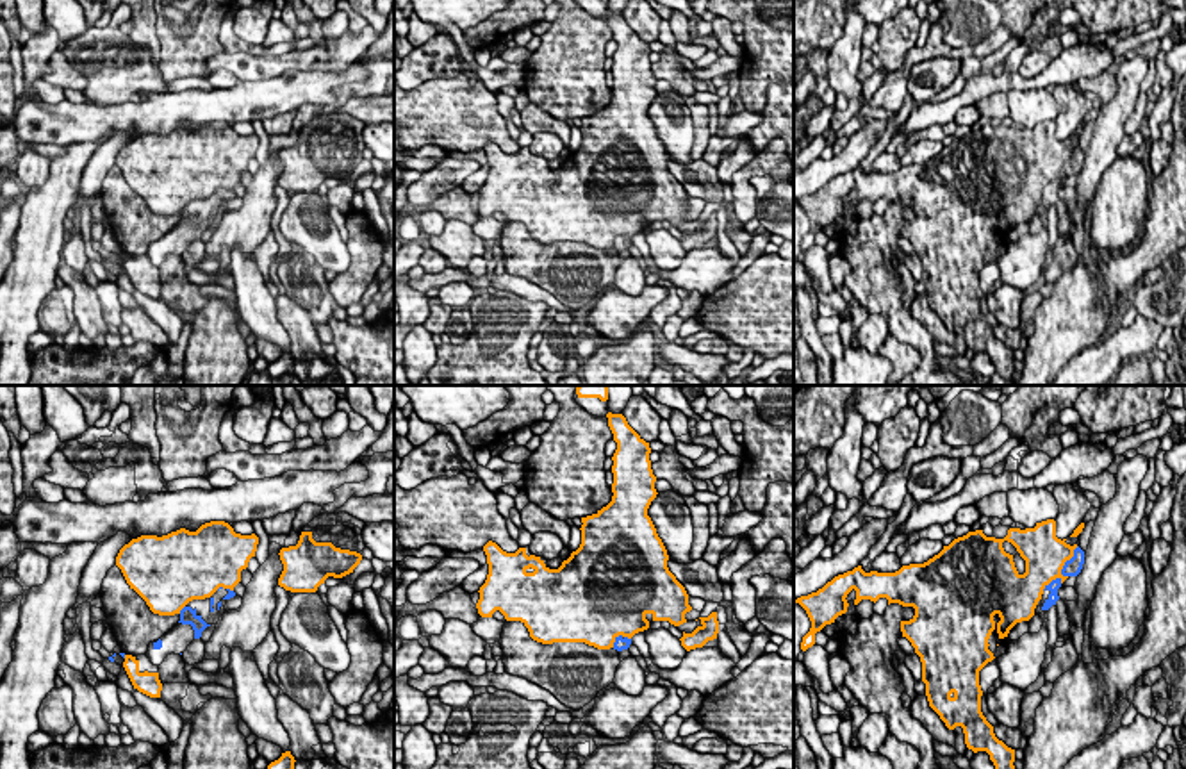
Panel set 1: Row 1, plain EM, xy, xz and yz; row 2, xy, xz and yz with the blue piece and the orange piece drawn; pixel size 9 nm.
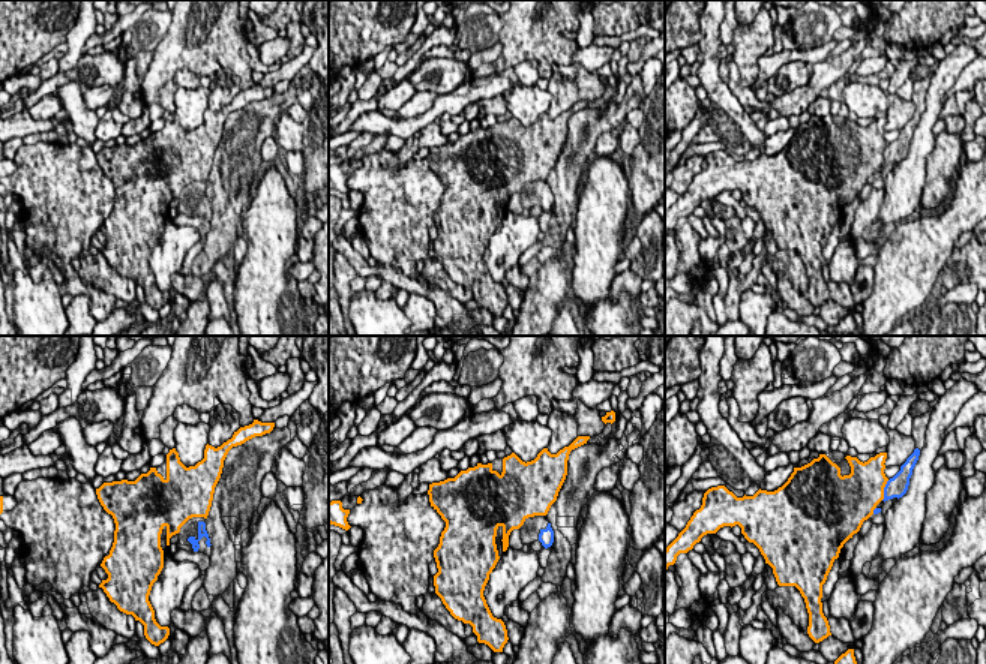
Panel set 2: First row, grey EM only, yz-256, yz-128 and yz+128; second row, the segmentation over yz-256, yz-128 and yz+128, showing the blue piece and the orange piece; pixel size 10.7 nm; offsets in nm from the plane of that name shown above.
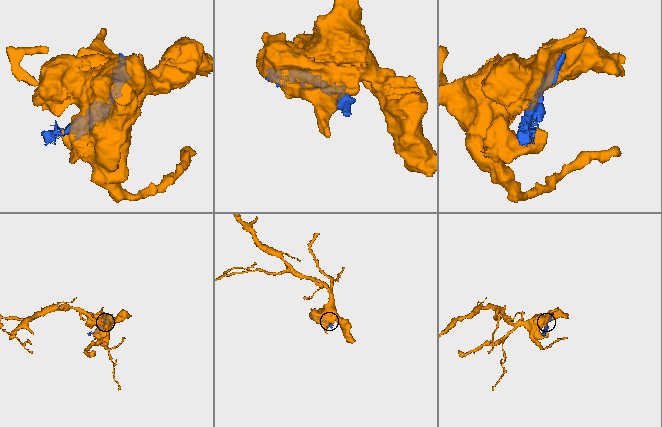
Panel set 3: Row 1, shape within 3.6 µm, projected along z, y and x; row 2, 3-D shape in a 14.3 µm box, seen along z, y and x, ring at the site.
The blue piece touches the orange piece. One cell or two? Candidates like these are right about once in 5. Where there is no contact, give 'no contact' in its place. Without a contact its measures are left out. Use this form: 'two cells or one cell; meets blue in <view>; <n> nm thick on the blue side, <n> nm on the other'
two cells; meets blue in yz; 160 nm thick on the blue side, 380 nm on the other

